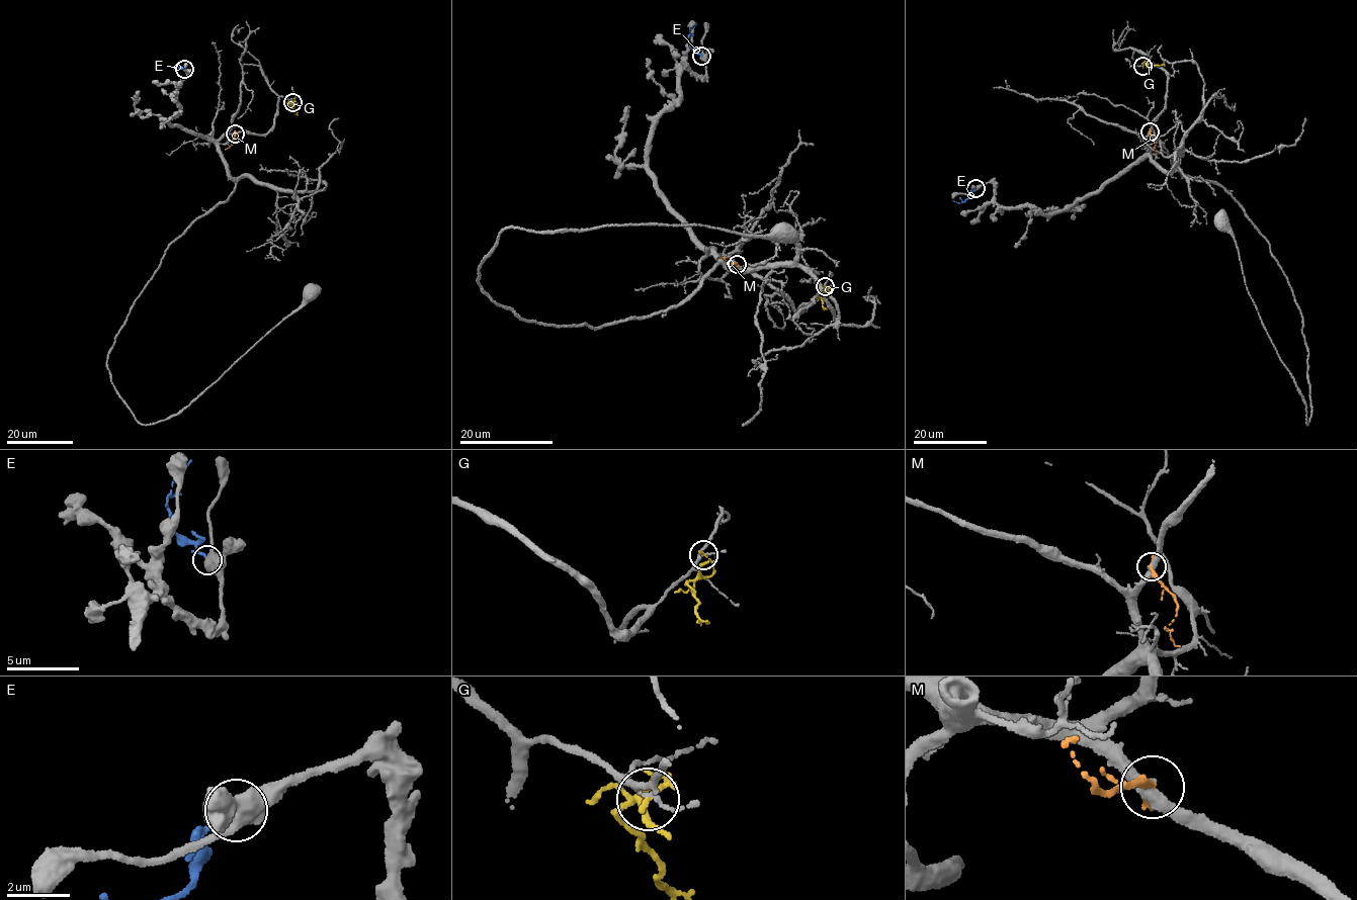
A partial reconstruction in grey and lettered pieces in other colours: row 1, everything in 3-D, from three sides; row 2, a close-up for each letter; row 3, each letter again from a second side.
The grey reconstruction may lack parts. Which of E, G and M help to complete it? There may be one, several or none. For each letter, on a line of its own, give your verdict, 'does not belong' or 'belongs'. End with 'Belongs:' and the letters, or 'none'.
E: does not belong
G: does not belong
M: does not belong
Belongs: none

